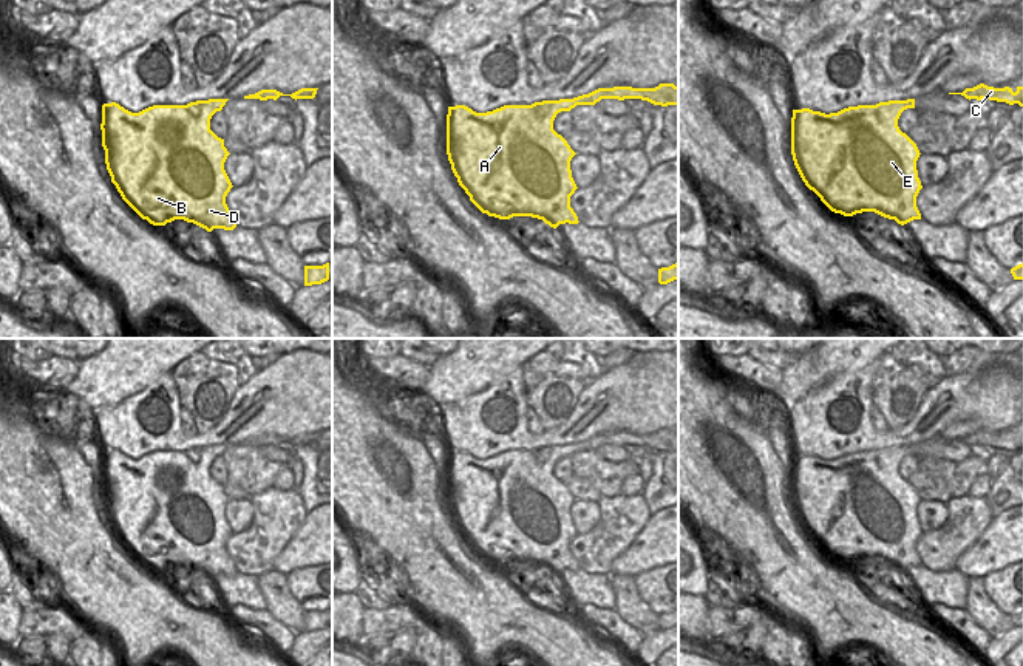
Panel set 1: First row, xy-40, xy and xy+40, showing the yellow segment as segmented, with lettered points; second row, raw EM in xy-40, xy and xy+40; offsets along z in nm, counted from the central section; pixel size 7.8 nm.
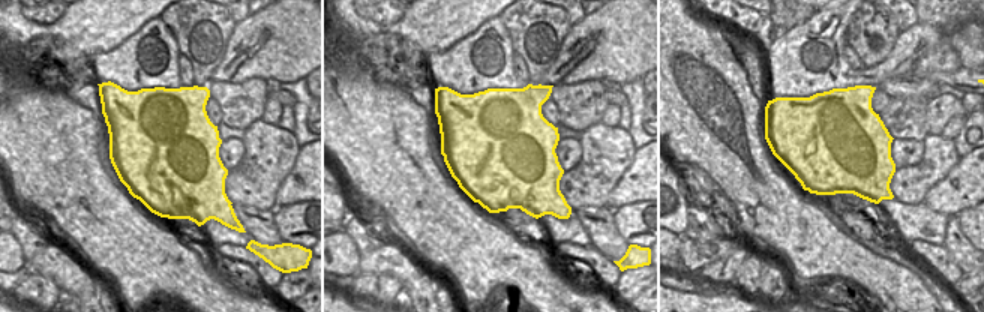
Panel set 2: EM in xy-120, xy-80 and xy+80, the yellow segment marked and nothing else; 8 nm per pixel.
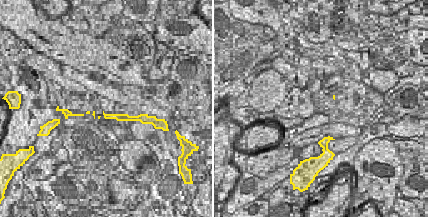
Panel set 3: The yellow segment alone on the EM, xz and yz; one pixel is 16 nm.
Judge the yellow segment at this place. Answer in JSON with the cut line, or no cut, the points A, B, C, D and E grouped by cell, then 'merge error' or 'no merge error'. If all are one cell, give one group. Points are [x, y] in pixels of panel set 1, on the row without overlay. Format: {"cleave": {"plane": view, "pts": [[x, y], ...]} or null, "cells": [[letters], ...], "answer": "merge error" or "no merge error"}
{"cleave": {"plane": "xy", "pts": [[575, 444], [577, 450]]}, "cells": [["A", "B", "D", "E"], ["C"]], "answer": "merge error"}

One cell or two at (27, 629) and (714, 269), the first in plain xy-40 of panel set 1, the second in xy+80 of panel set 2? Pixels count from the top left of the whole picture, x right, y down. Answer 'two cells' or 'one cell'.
two cells

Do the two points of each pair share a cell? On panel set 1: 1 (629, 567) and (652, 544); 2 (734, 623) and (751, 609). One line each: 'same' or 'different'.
1: same
2: same

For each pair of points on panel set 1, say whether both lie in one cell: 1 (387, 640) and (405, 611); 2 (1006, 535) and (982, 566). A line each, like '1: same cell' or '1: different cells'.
1: different cells
2: same cell

